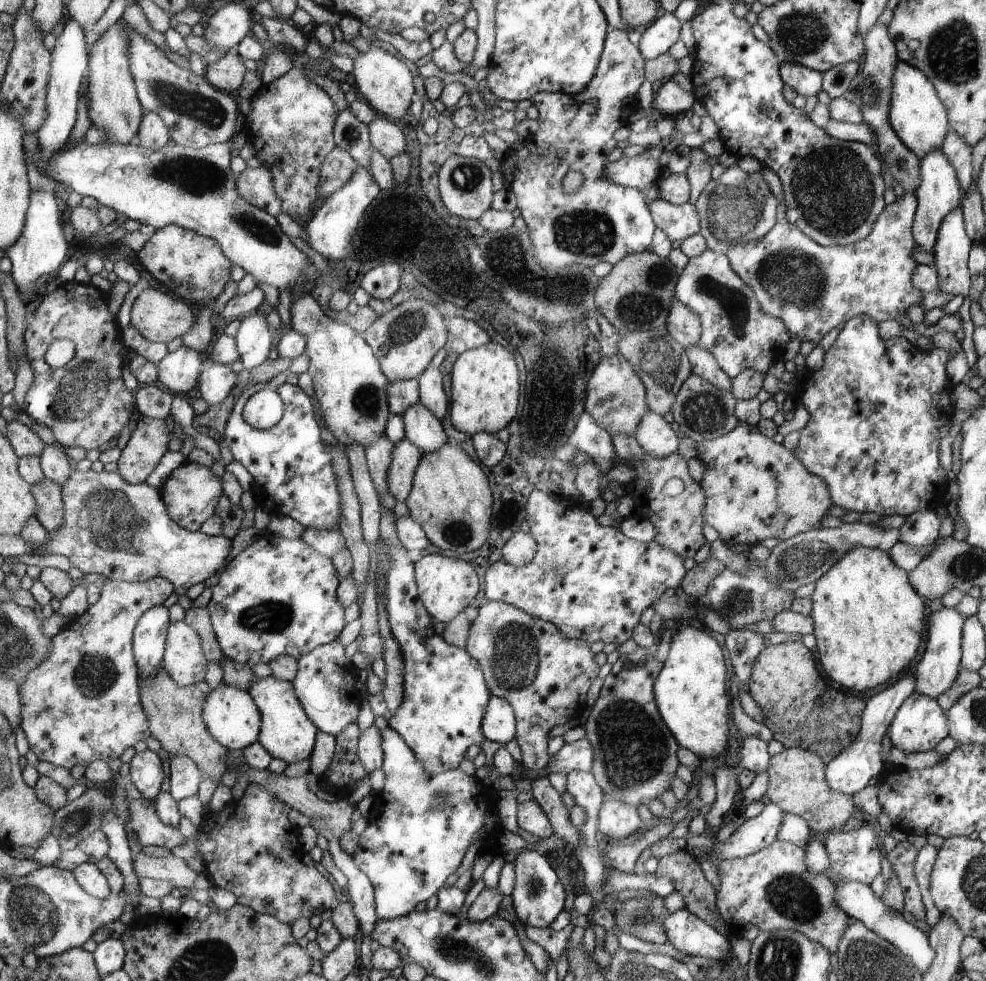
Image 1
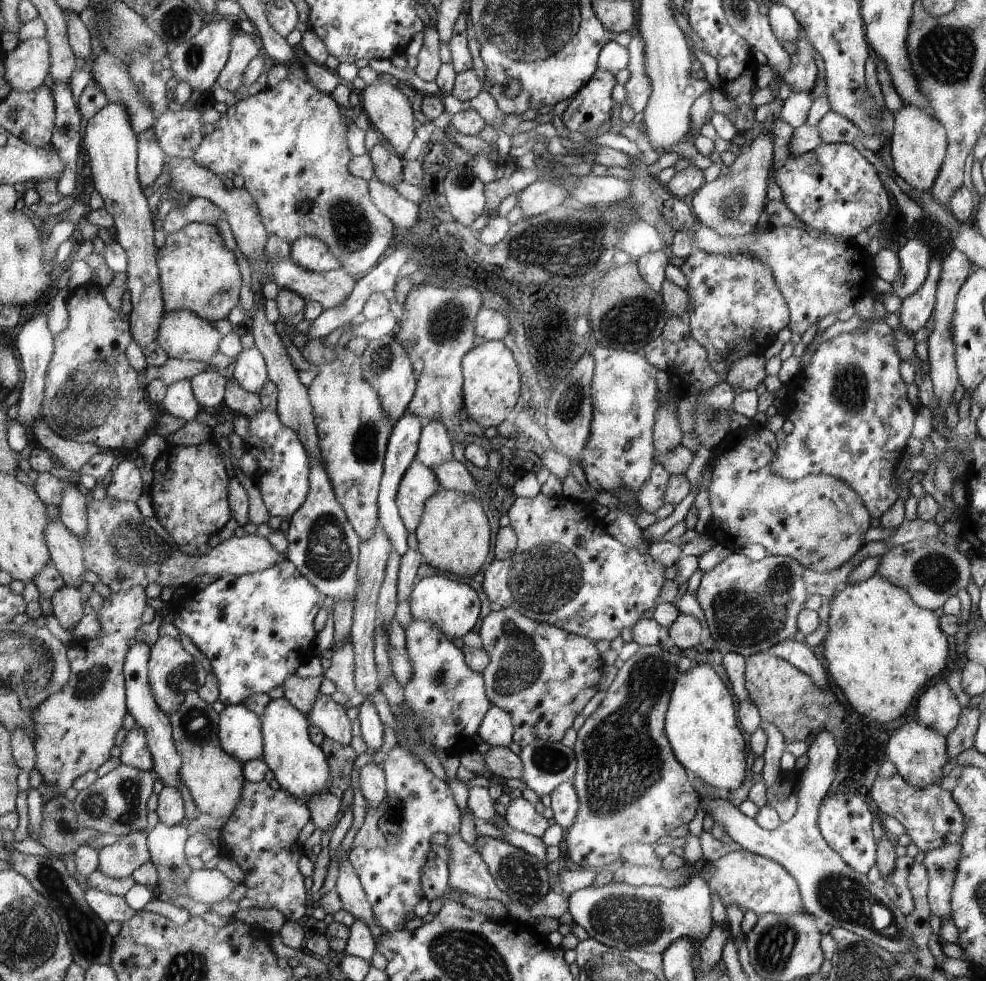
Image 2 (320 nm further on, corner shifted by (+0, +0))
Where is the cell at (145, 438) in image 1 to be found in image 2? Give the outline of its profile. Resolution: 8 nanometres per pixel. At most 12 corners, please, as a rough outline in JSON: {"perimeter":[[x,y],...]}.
{"perimeter":[[132,457],[112,470],[107,496],[134,503],[143,494]]}

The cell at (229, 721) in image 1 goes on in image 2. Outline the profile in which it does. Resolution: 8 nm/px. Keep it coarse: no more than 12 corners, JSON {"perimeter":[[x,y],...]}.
{"perimeter":[[243,704],[220,712],[221,747],[262,760],[261,717]]}

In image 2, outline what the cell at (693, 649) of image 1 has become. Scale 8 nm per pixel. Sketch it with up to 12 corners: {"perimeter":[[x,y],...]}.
{"perimeter":[[713,666],[676,672],[664,732],[690,774],[723,794],[749,753]]}

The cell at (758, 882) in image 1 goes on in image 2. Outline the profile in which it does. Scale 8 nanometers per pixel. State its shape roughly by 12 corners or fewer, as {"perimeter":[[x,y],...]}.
{"perimeter":[[748,850],[696,874],[724,906],[805,911],[788,870]]}

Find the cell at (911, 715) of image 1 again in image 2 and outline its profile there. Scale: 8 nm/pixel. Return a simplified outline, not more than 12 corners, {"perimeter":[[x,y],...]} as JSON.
{"perimeter":[[920,722],[900,725],[887,759],[912,786],[938,785],[947,738]]}

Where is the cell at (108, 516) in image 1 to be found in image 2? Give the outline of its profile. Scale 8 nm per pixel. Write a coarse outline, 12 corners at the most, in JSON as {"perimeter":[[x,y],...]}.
{"perimeter":[[88,502],[85,566],[113,592],[193,588],[286,558],[233,535],[185,554],[155,515]]}

